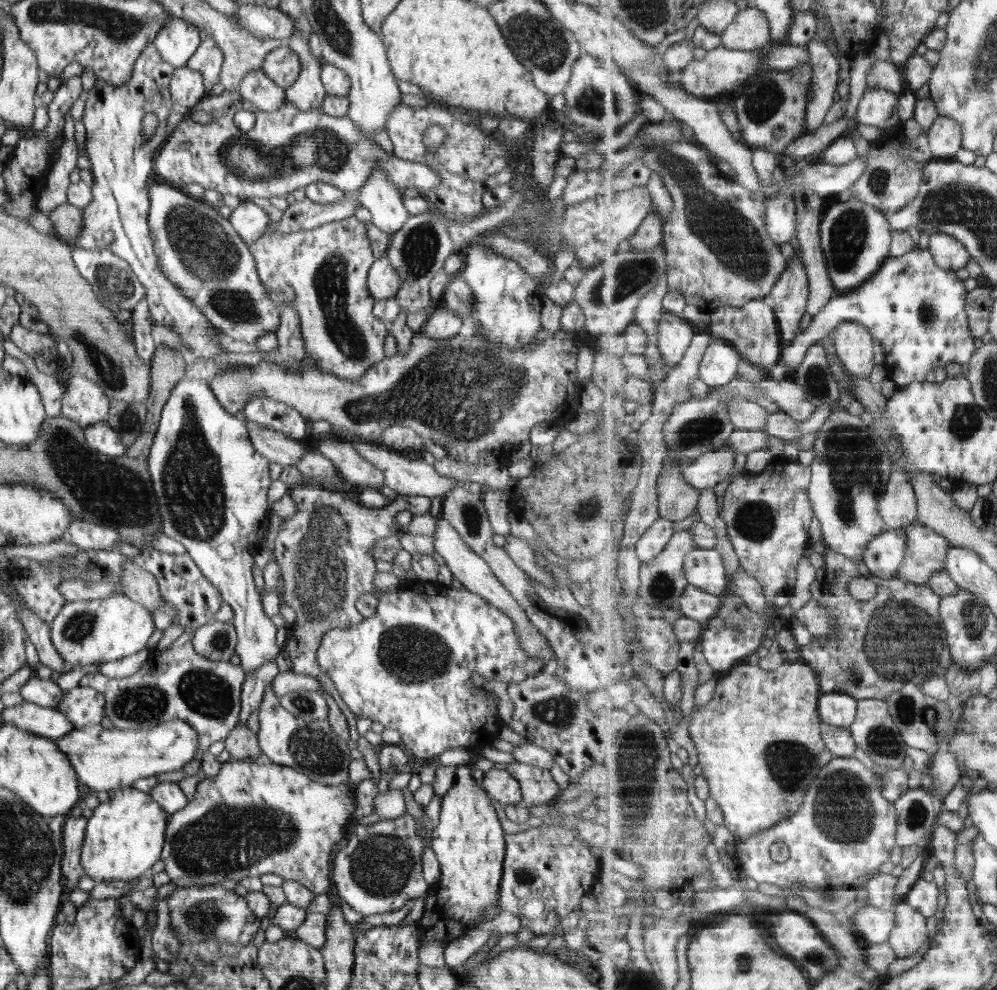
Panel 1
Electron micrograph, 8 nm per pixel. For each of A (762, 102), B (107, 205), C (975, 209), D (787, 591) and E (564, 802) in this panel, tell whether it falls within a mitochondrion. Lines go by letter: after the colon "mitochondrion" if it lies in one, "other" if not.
A: mitochondrion
B: other
C: mitochondrion
D: other
E: other

